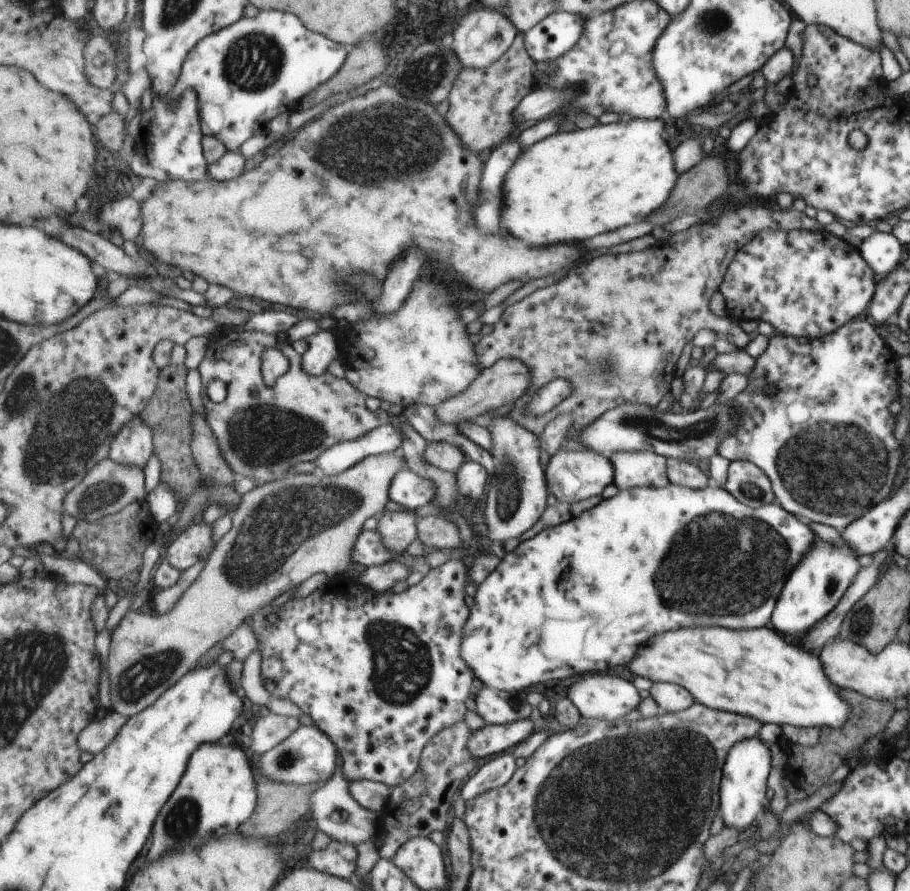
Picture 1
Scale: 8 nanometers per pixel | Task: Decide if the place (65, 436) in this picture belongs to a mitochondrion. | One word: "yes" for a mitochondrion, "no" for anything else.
yes

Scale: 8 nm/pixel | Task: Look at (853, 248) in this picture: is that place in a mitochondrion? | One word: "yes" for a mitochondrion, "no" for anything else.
no

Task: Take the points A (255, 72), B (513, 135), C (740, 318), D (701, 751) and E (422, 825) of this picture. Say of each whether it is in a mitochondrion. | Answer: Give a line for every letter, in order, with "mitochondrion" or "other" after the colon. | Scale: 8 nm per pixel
A: mitochondrion
B: other
C: other
D: mitochondrion
E: other

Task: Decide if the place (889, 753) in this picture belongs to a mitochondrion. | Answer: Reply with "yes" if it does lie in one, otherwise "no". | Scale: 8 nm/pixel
no

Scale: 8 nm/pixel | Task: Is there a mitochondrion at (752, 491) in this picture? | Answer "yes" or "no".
yes

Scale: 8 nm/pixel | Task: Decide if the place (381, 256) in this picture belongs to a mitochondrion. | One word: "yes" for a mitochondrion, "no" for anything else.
no

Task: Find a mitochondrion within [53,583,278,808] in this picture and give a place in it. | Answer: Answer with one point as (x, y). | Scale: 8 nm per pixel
(143, 675)

